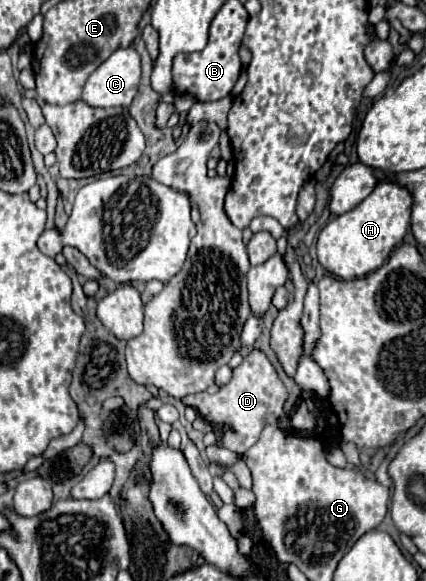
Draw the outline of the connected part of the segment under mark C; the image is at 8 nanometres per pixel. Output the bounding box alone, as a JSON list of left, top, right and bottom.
[83,47,141,107]

